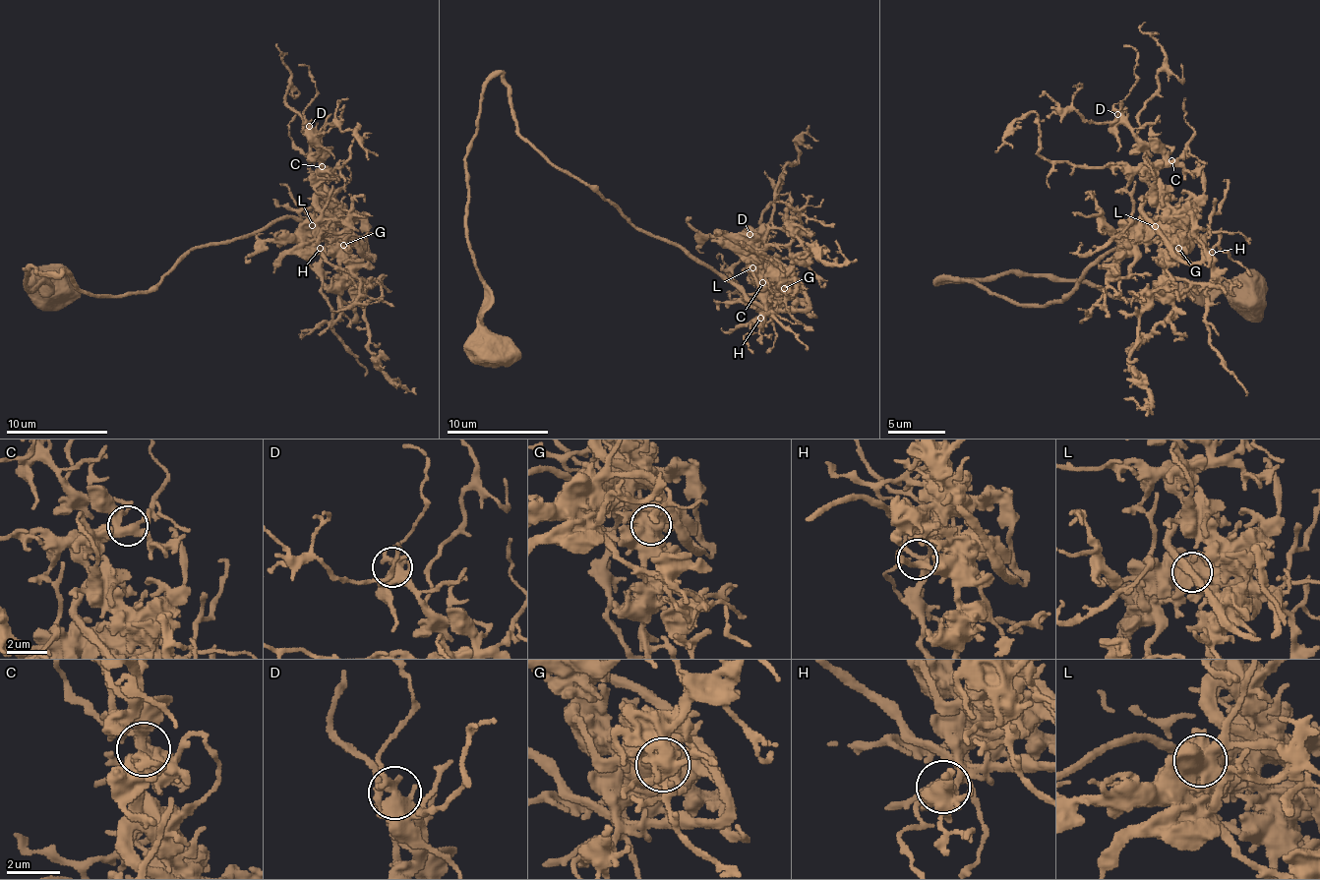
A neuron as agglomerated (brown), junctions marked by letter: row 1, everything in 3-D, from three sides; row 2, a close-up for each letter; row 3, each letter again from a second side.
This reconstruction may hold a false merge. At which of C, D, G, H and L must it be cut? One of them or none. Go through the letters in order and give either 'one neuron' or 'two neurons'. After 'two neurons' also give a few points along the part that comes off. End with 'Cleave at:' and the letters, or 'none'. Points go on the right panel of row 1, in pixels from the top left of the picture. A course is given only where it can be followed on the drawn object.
C: one neuron
D: one neuron
G: one neuron
H: one neuron
L: one neuron
Cleave at: none

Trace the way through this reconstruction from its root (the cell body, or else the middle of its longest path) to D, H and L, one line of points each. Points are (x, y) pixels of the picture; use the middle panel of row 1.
D: (490, 346), (464, 160), (496, 77), (518, 132), (551, 163), (755, 300), (770, 277), (750, 234)
H: (490, 346), (464, 160), (496, 77), (523, 138), (635, 226), (722, 272), (765, 308), (760, 318)
L: (490, 346), (464, 160), (496, 77), (518, 132), (635, 226), (682, 244), (750, 300), (765, 285), (752, 267)

